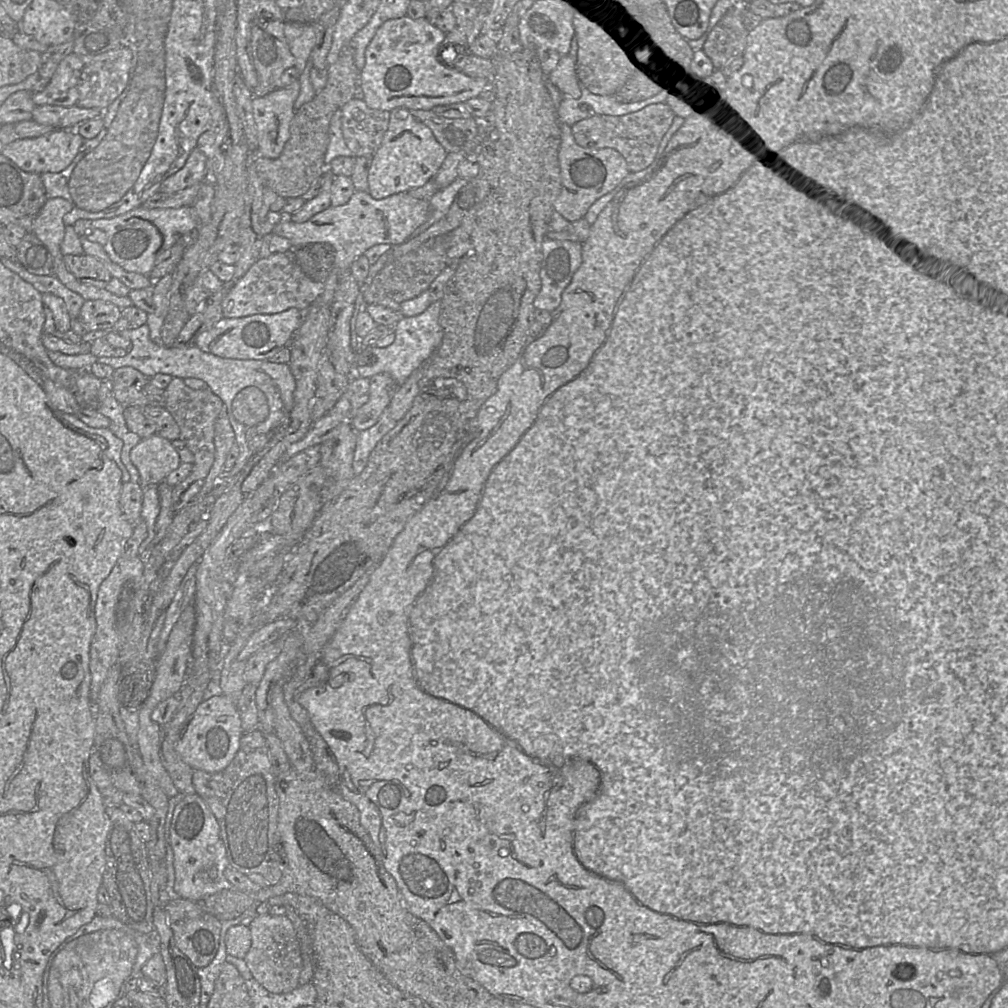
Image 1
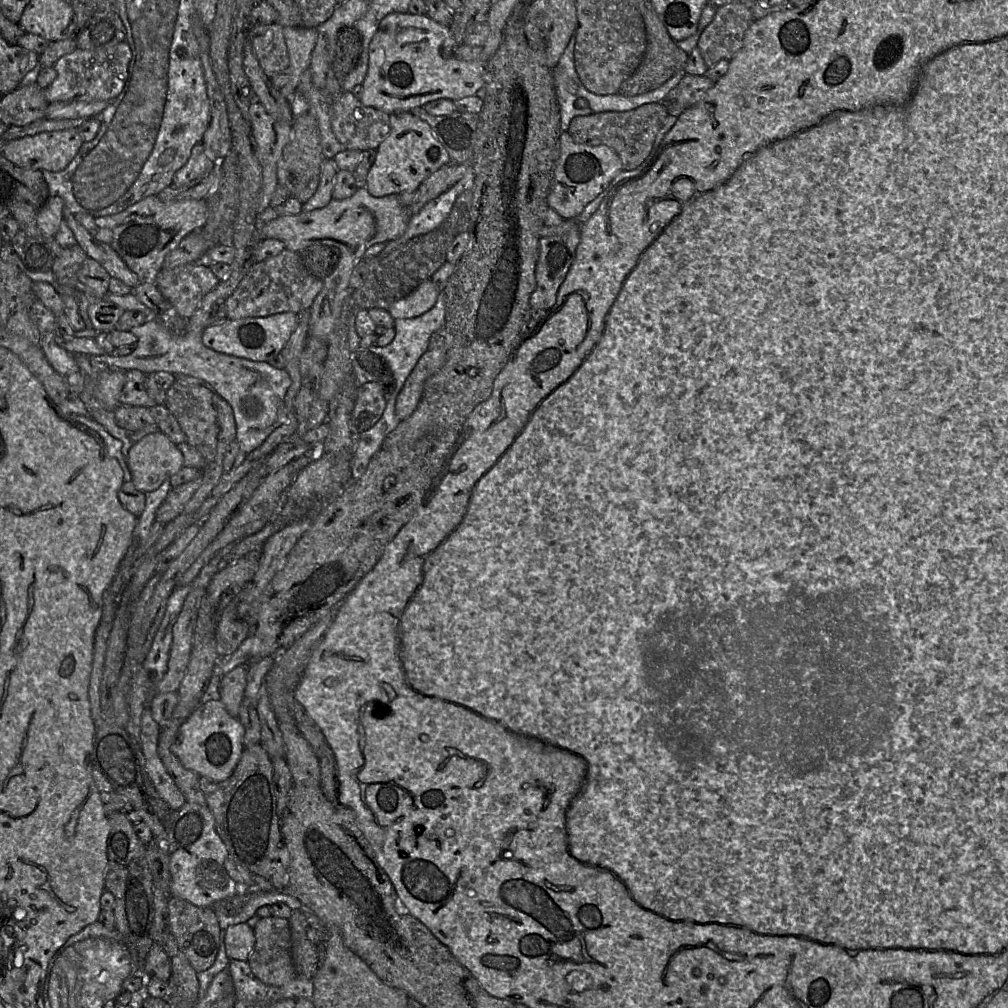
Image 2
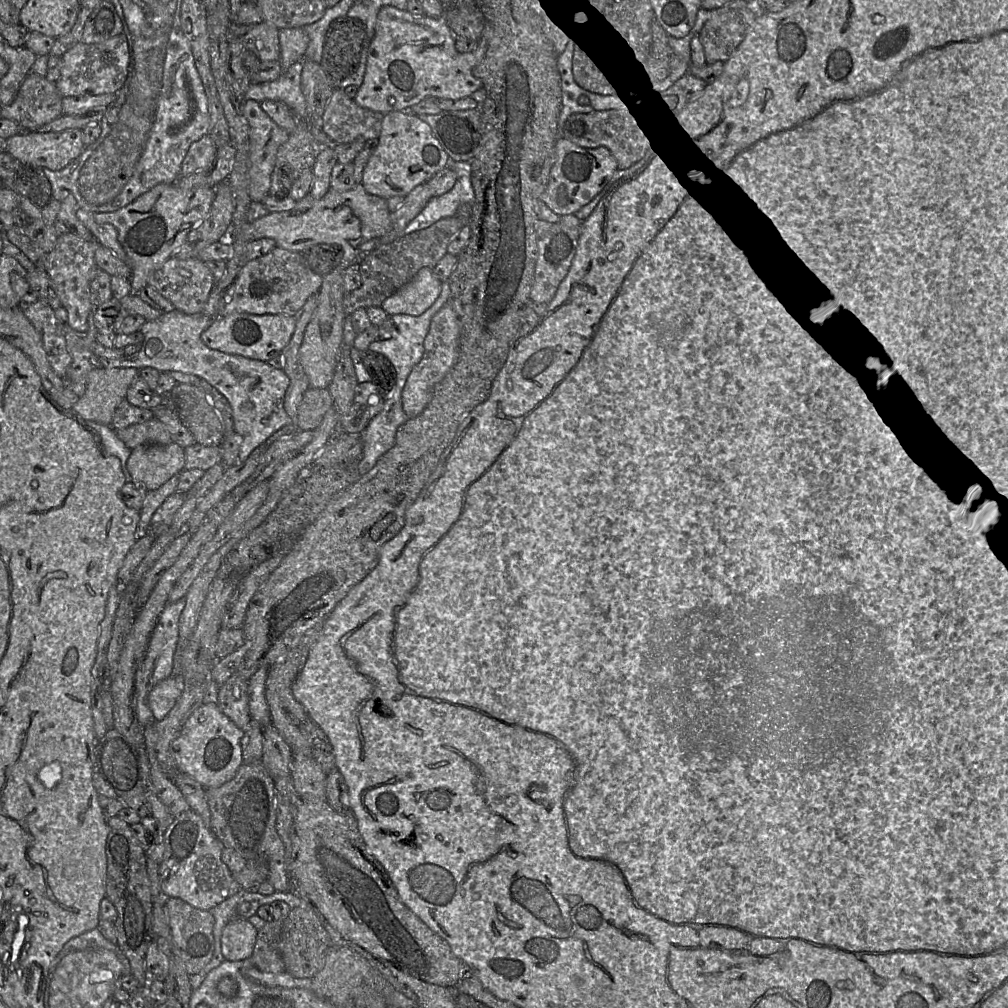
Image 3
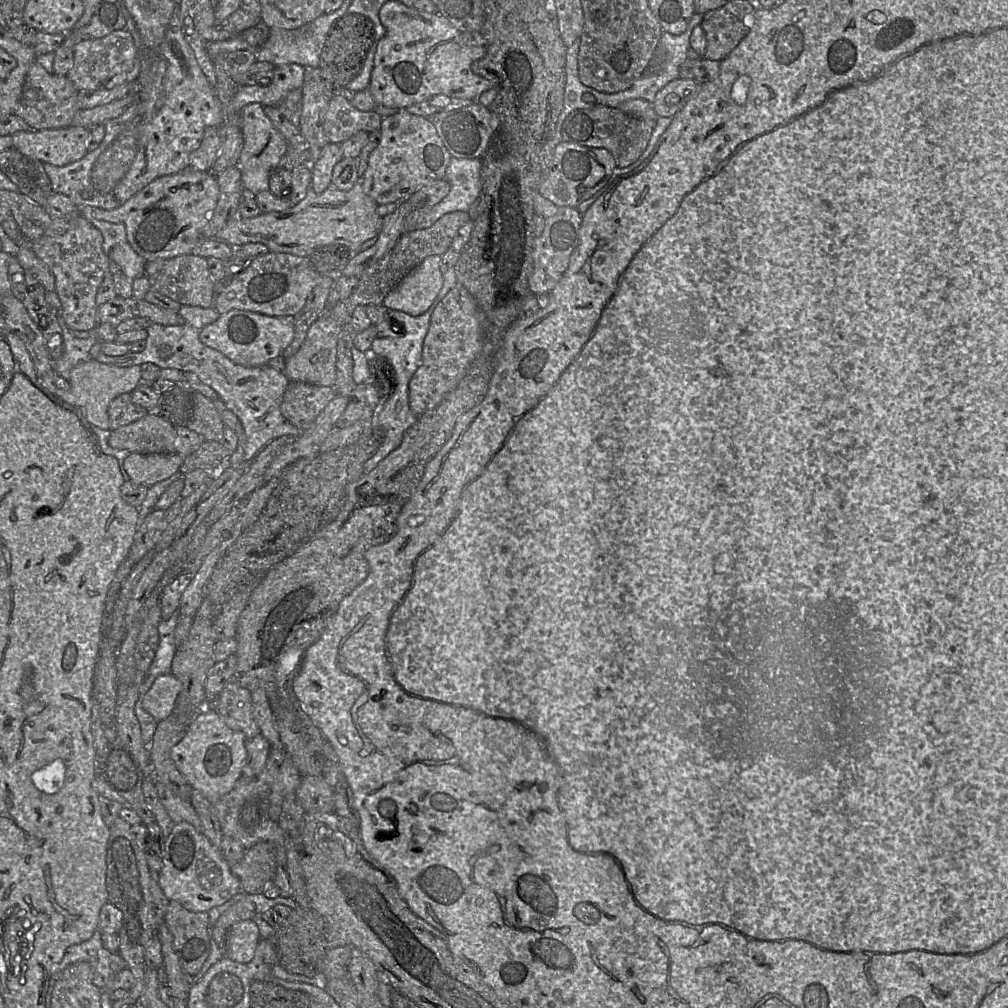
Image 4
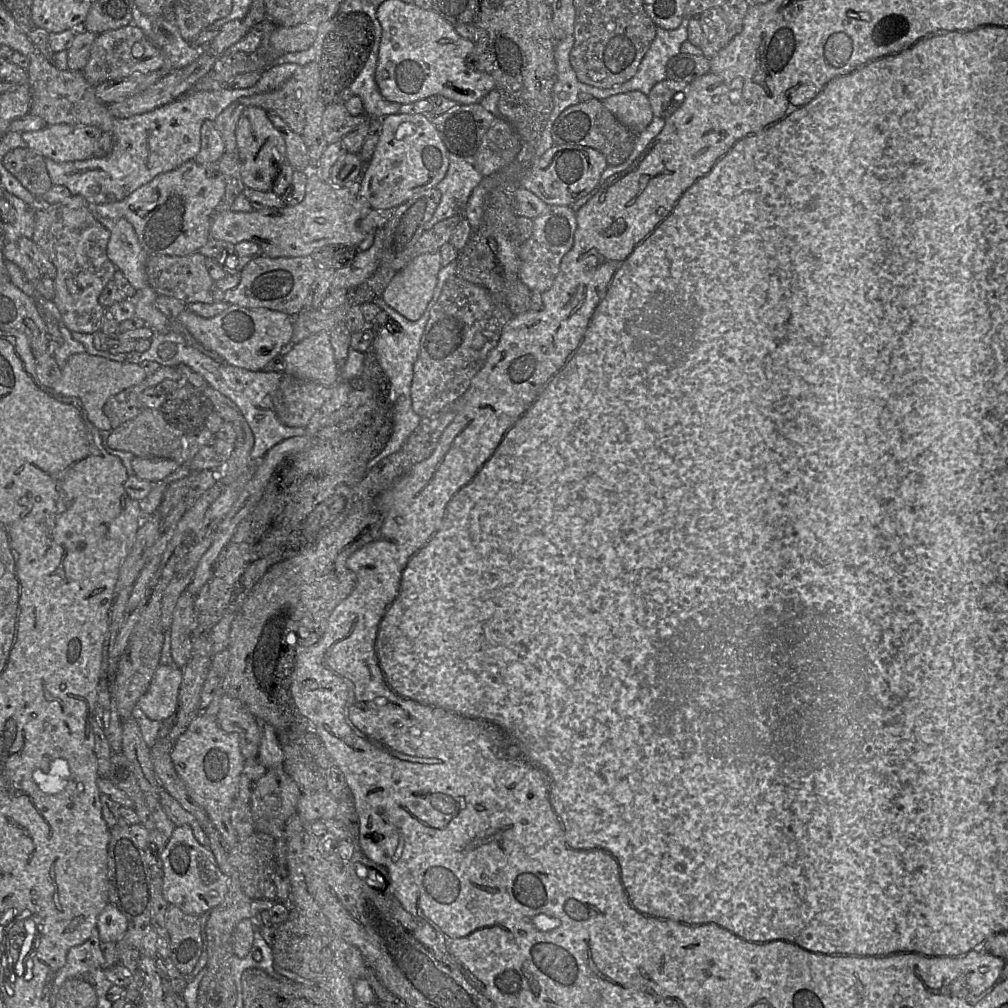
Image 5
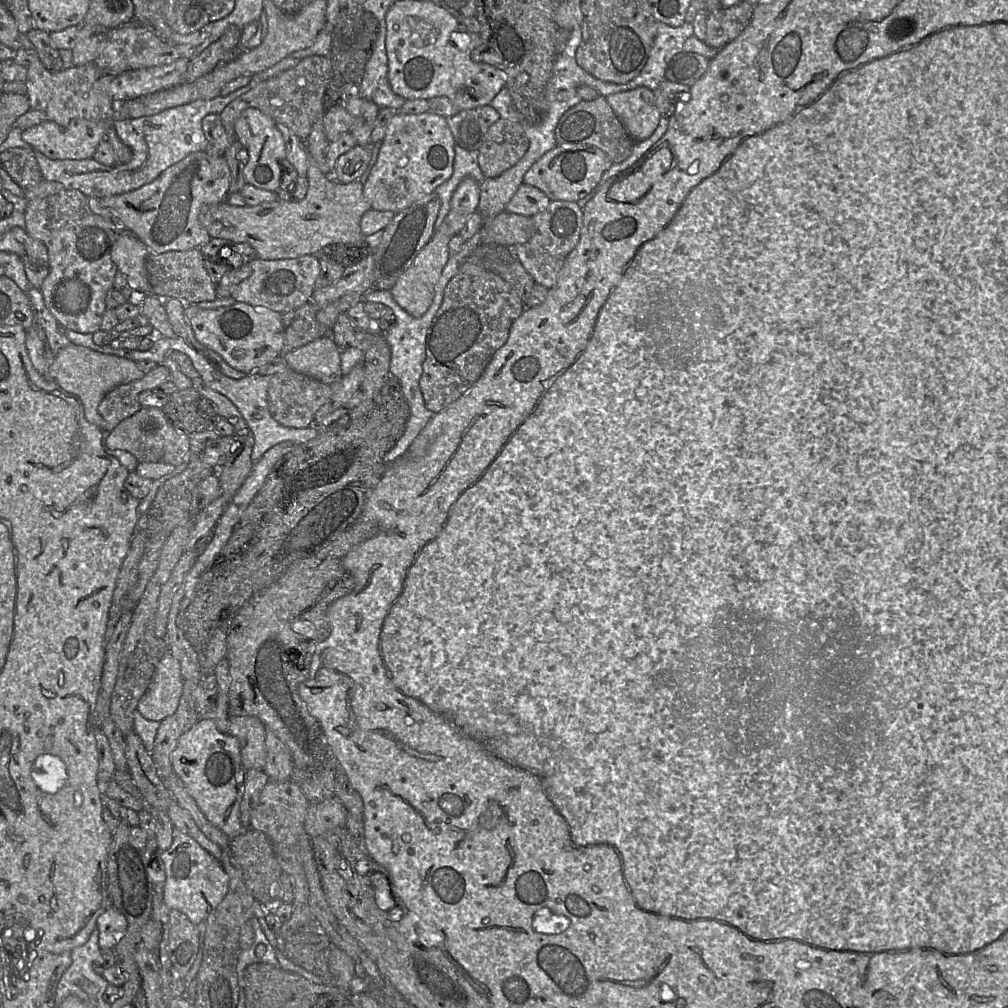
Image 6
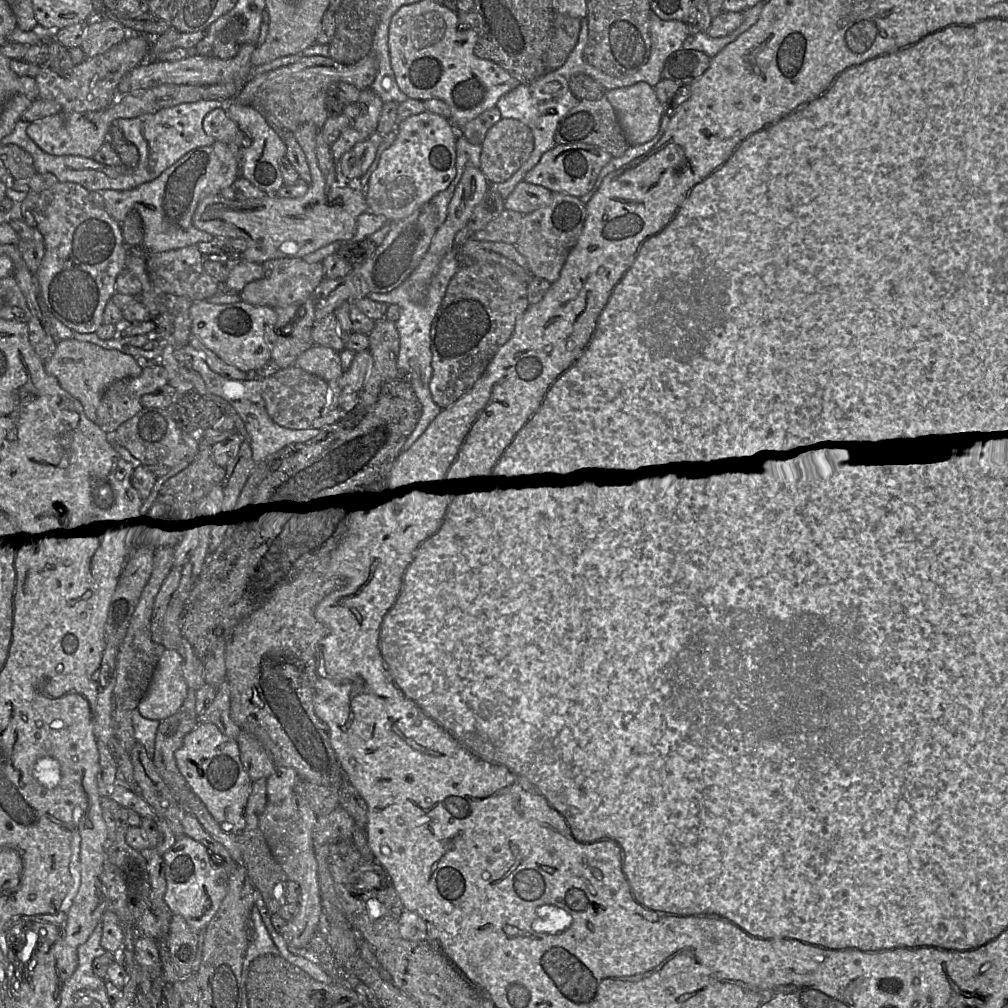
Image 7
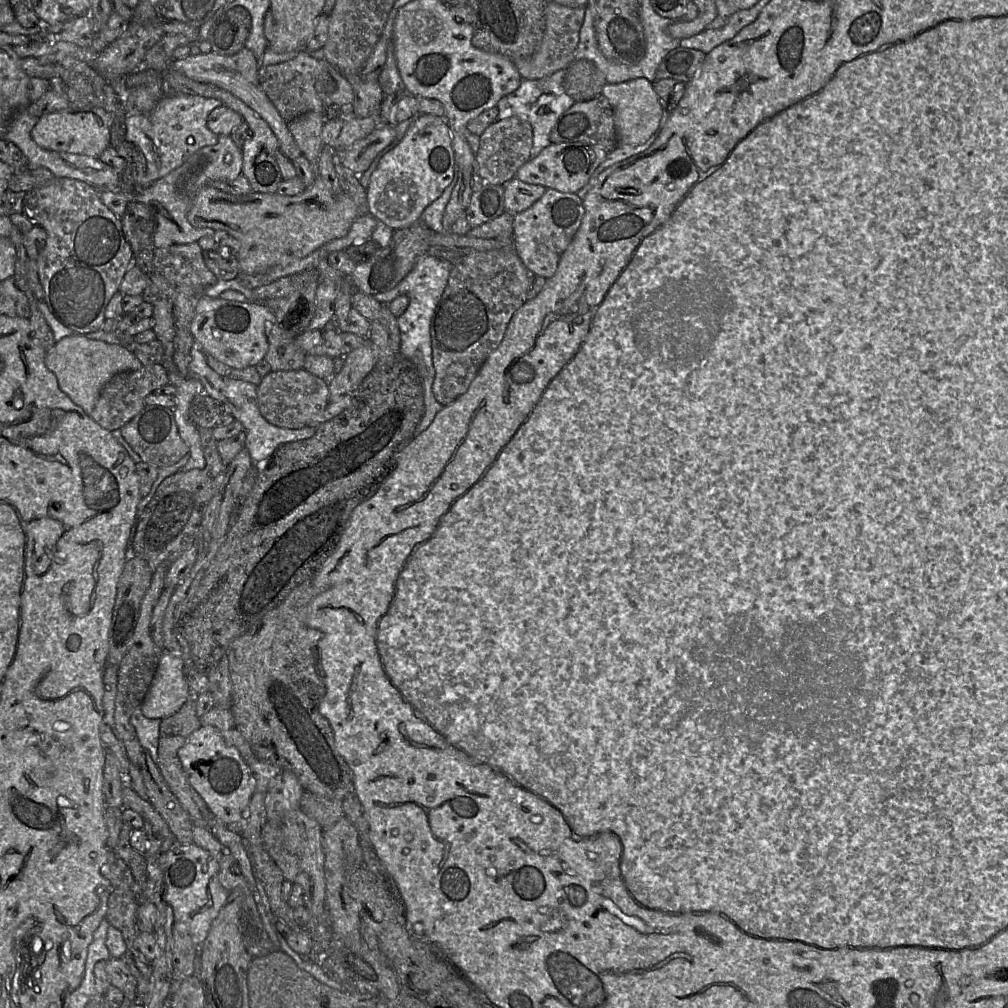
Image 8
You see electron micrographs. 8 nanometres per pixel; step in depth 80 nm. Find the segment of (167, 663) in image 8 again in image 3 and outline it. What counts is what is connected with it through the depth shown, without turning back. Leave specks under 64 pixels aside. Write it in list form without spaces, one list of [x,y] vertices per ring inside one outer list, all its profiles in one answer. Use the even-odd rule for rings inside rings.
[[[171,675],[152,688],[148,695],[148,703],[156,722],[167,716],[183,688],[184,679],[181,675]]]

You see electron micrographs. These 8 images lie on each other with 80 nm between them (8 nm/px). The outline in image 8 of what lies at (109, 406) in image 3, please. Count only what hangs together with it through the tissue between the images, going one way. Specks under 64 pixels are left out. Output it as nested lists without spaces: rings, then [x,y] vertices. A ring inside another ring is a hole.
[[[73,334],[55,342],[46,352],[45,365],[56,376],[60,390],[87,415],[94,409],[102,387],[114,375],[142,367],[135,354],[123,346],[91,340],[82,334]]]

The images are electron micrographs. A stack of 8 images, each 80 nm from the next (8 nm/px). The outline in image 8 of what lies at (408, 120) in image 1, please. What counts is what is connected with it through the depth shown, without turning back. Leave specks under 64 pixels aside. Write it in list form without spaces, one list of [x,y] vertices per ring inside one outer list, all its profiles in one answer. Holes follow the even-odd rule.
[[[417,115],[401,141],[381,158],[372,173],[367,187],[367,214],[392,230],[420,221],[425,208],[439,198],[453,180],[452,132],[445,116]]]

